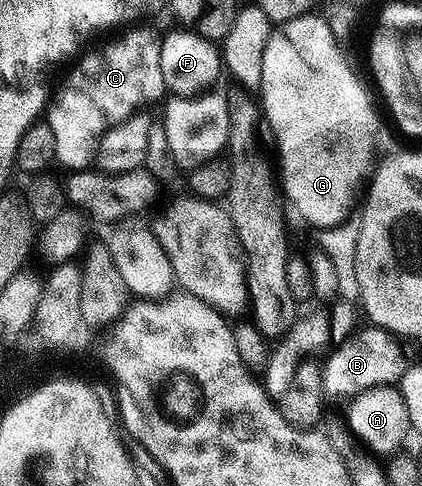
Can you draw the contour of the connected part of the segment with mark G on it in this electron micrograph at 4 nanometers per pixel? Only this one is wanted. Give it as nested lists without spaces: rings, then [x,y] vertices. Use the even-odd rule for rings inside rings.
[[[316,16],[295,17],[279,22],[273,28],[266,51],[262,51],[262,83],[258,90],[258,101],[262,106],[263,120],[268,120],[276,136],[280,171],[284,175],[283,196],[286,201],[288,196],[289,203],[321,231],[347,218],[344,216],[356,197],[356,188],[360,180],[362,185],[369,174],[373,164],[372,136],[376,133],[376,113],[372,110],[372,101],[363,83],[356,78],[347,55],[340,50],[341,42],[336,39],[327,20],[323,16]]]

